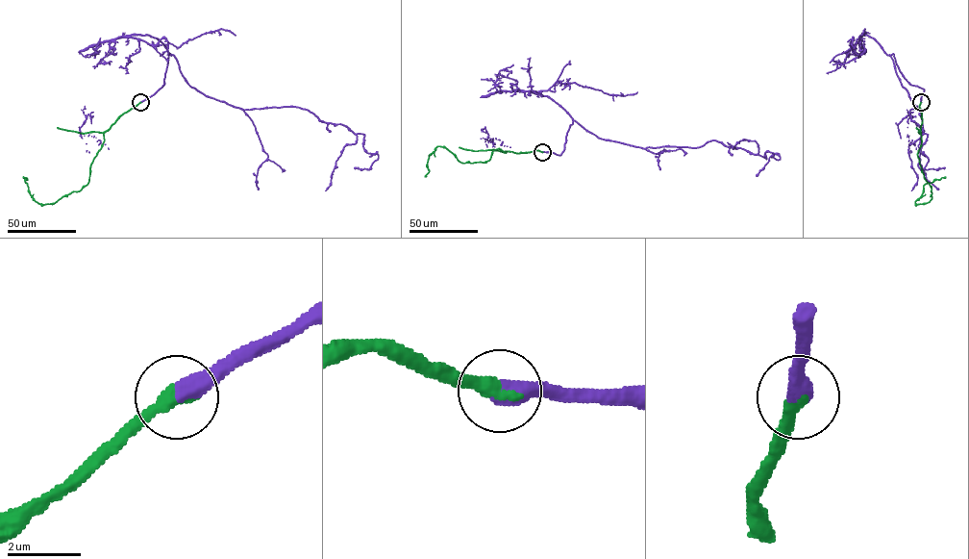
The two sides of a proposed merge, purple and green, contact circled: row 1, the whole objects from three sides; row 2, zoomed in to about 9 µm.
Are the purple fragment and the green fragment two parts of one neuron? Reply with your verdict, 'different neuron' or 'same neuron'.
same neuron

